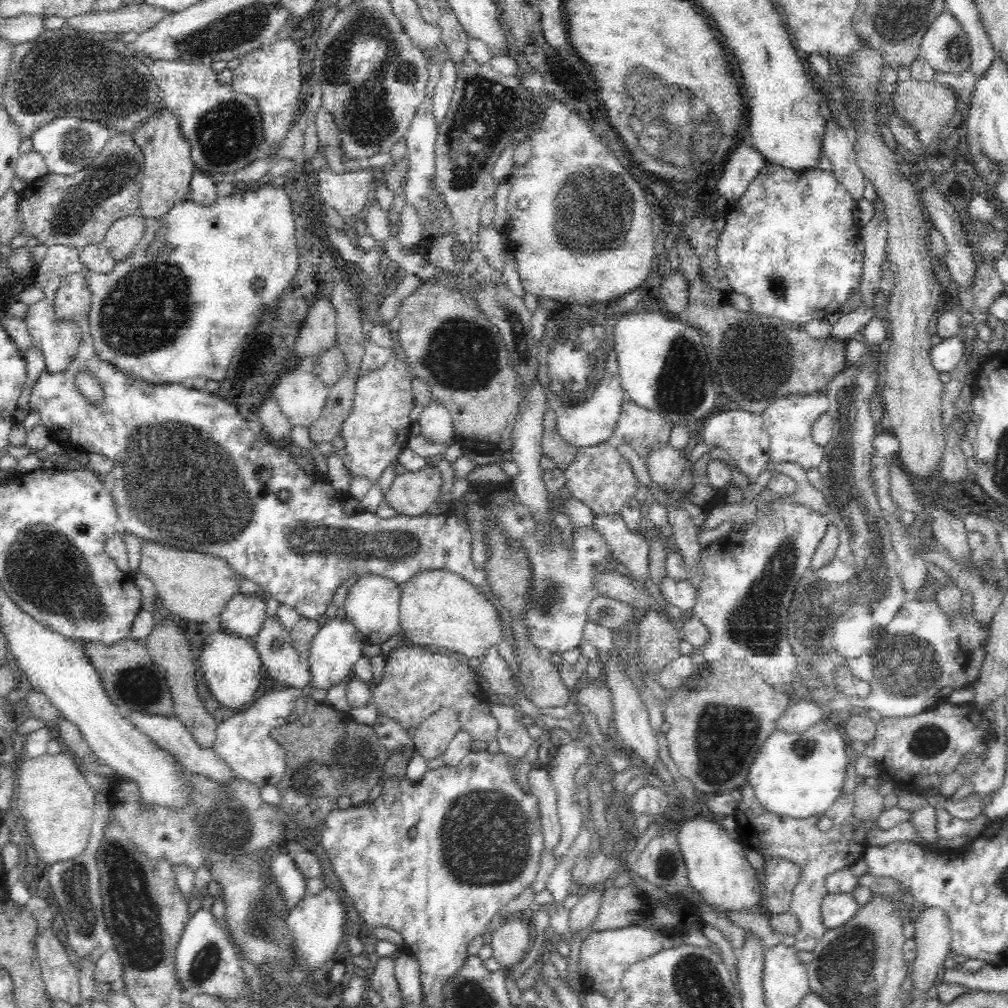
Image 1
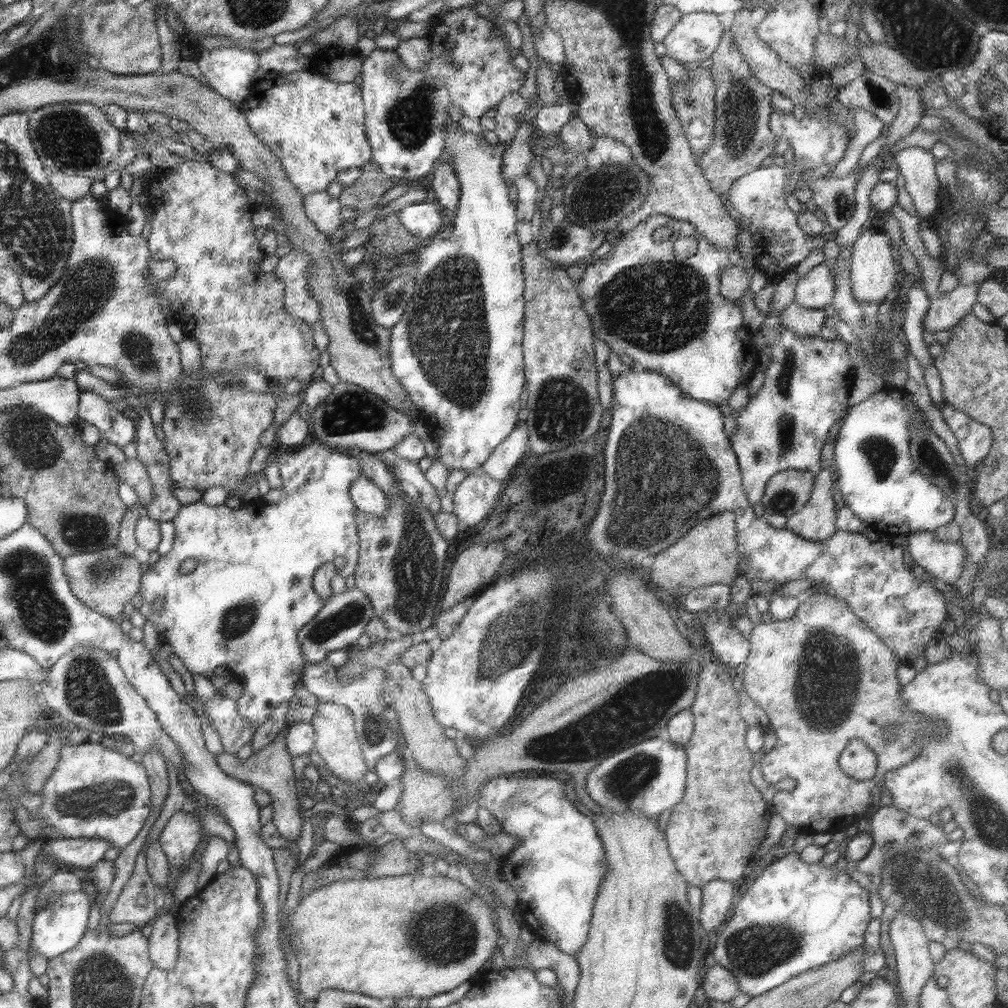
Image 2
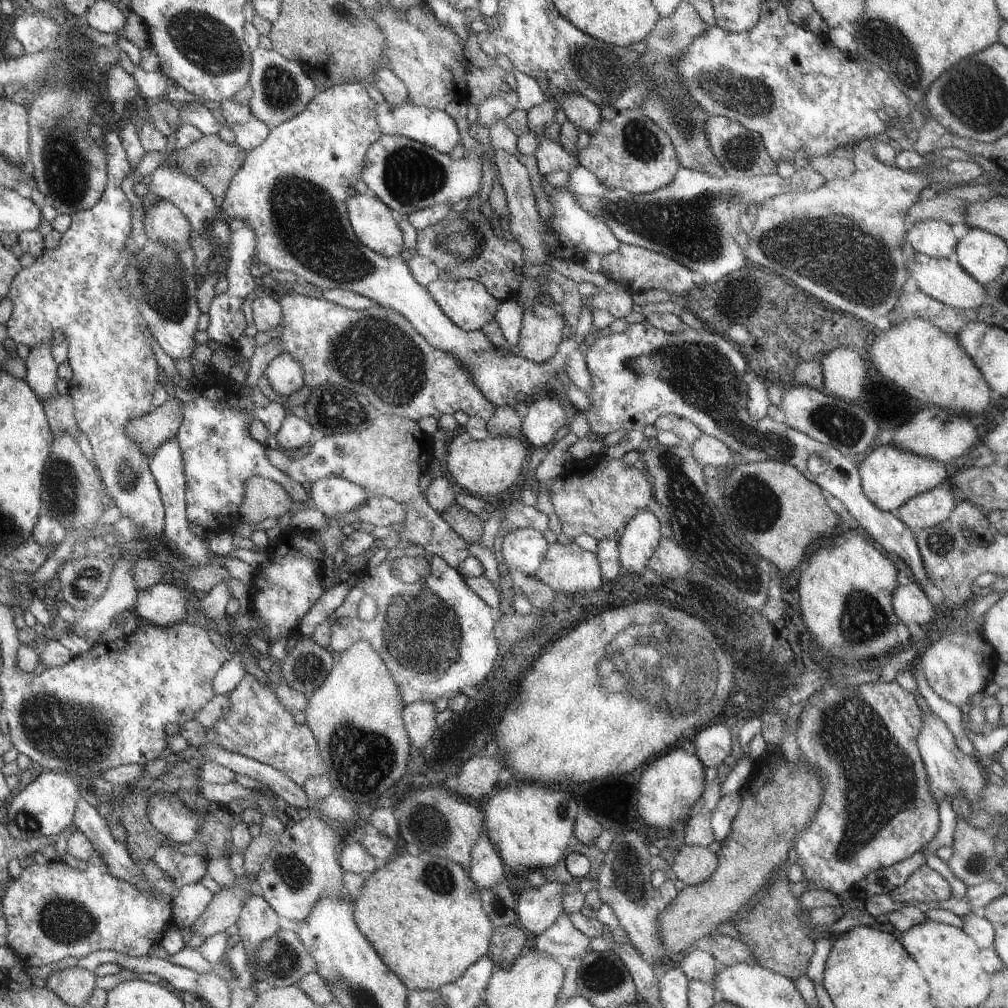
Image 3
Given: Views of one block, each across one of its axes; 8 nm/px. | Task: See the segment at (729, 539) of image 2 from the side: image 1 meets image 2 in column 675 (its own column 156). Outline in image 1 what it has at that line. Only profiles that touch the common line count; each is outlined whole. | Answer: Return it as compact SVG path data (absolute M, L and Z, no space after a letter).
M140 540L140 574L154 582L158 598L182 620L208 624L216 614L222 614L226 604L238 594L240 578L232 574L228 564L212 554L186 552L168 544Z

